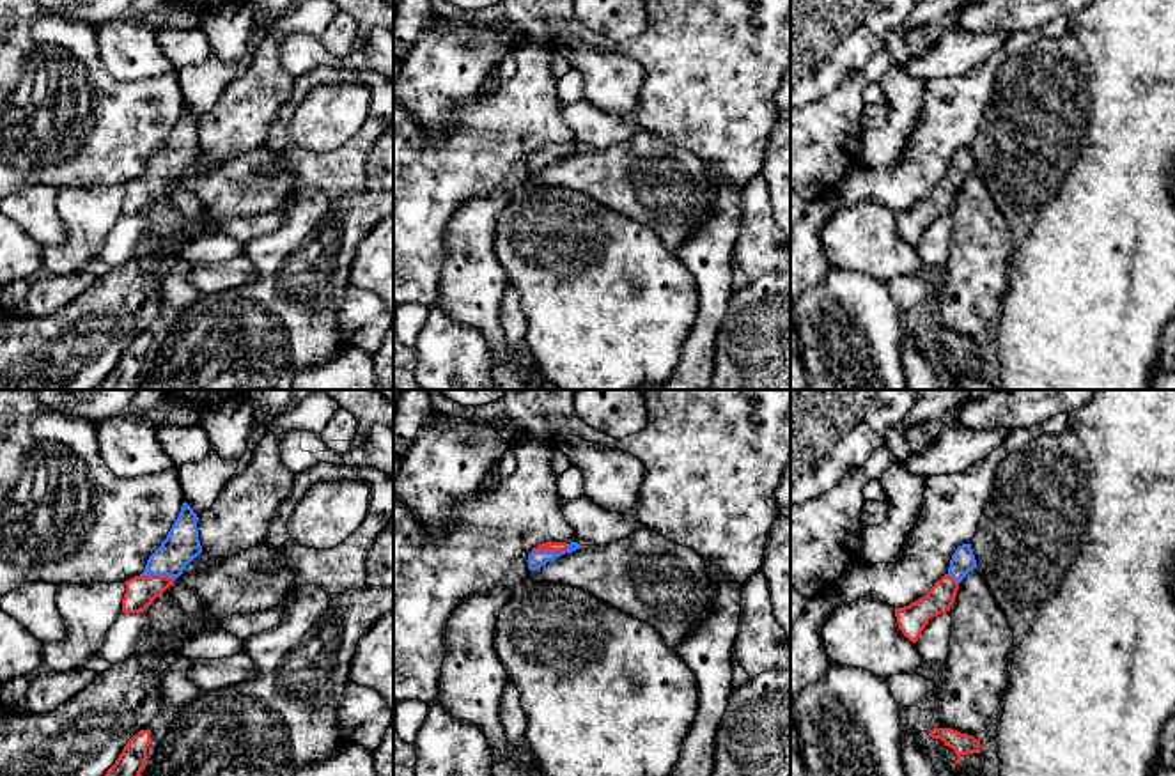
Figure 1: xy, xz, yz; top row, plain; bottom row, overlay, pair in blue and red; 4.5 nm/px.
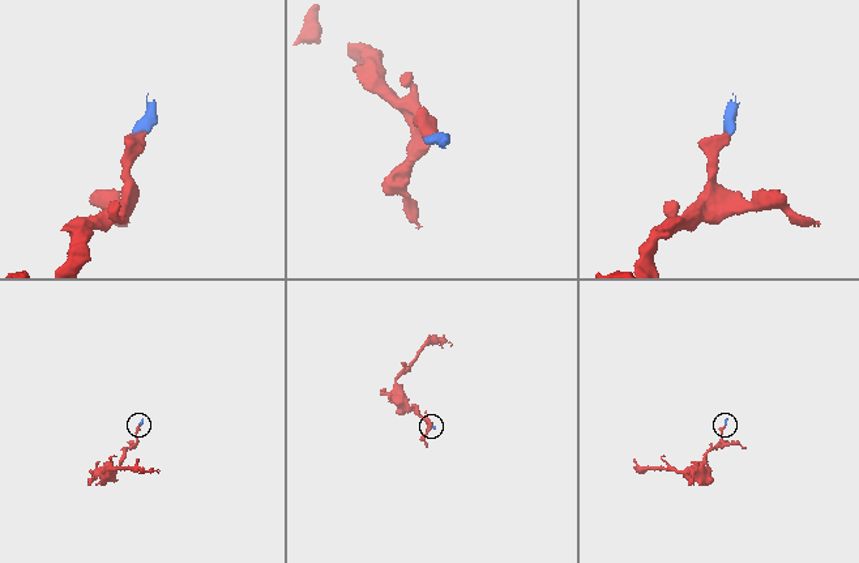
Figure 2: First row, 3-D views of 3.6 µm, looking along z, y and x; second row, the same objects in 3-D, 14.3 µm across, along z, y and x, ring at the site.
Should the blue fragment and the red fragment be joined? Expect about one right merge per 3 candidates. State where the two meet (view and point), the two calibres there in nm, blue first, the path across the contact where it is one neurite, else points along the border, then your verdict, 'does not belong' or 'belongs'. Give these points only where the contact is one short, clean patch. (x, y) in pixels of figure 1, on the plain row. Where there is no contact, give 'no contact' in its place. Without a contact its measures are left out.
xz (550, 155) | 80/50 nm | across xz (536, 162), (550, 155), (552, 149) | belongs

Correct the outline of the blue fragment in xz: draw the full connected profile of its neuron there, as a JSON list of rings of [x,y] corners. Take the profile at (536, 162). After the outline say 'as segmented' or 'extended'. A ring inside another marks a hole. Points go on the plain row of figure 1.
[[[542,145],[537,151],[532,152],[532,156],[528,158],[528,172],[533,175],[537,172],[541,172],[542,168],[546,168],[548,165],[565,158],[565,156],[572,156],[576,152],[580,152],[581,149],[578,145]]] | extended

